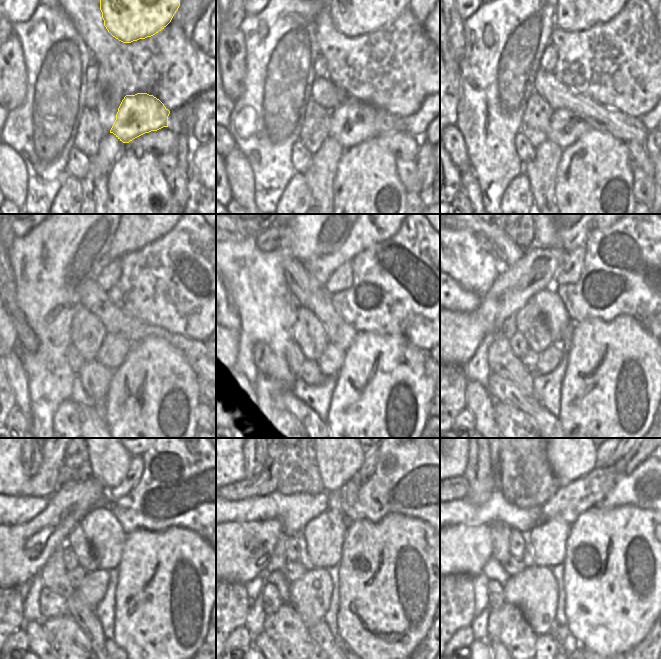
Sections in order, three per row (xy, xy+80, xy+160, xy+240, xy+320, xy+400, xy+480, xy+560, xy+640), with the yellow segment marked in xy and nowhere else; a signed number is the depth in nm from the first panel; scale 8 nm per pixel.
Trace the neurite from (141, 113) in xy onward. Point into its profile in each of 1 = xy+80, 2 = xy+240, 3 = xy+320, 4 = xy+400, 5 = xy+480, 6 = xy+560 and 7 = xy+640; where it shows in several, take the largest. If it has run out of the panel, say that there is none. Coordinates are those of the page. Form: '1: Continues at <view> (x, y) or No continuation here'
1: Continues at xy+80 (353, 122)
2: Continues at xy+240 (114, 348)
3: Continues at xy+320 (331, 360)
4: Continues at xy+400 (548, 360)
5: Continues at xy+480 (93, 588)
6: Continues at xy+560 (310, 596)
7: Continues at xy+640 (534, 591).

